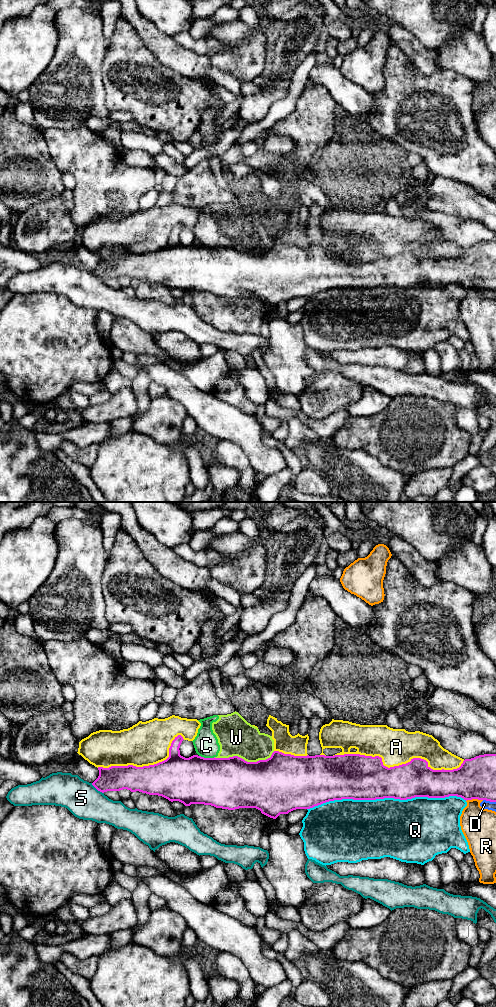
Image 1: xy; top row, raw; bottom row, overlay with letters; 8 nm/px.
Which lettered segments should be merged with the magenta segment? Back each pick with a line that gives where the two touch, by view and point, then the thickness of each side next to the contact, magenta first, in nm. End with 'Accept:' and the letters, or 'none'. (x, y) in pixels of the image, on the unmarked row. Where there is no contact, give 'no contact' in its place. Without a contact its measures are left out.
Accept: none

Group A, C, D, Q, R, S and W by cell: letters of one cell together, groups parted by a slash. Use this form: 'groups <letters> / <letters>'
groups A / C W / D / Q / R / S

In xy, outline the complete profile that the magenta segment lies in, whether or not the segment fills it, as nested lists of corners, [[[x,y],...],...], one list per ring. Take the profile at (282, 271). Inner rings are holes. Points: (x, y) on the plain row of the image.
[[[181,223],[175,225],[169,236],[169,245],[154,253],[98,255],[99,264],[92,273],[102,281],[127,277],[162,284],[185,294],[204,292],[228,298],[256,296],[273,307],[296,297],[310,297],[342,287],[407,288],[457,284],[466,289],[496,290],[496,242],[465,247],[459,256],[453,258],[433,258],[421,246],[388,256],[383,253],[381,245],[360,242],[294,244],[274,239],[266,248],[247,250],[238,244],[204,246],[193,243],[185,246],[179,238],[183,228]]]

